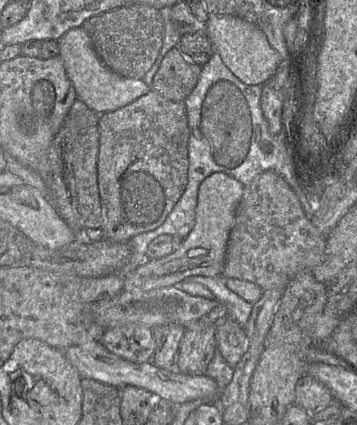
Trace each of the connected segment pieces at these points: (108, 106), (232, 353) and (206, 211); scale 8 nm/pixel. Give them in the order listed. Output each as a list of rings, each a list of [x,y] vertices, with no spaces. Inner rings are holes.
[[[83,27],[69,30],[59,40],[59,48],[66,74],[77,98],[98,114],[118,110],[151,90],[142,79],[122,77],[106,67],[94,50],[90,37]]]
[[[227,315],[216,326],[216,340],[226,362],[235,368],[248,347],[245,328]]]
[[[223,172],[206,177],[198,189],[194,227],[183,239],[179,249],[160,259],[149,260],[133,271],[124,272],[123,290],[149,291],[174,286],[191,276],[222,275],[230,231],[243,192],[243,184]]]

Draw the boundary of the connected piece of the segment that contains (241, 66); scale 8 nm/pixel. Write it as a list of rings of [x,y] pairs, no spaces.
[[[209,15],[206,35],[213,52],[219,53],[225,66],[244,84],[262,86],[281,64],[279,54],[269,44],[263,31],[243,18],[233,15]]]

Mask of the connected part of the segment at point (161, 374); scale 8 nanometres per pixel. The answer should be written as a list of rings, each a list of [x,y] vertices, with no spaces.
[[[101,341],[70,346],[62,352],[82,378],[90,378],[116,388],[127,385],[142,388],[166,402],[182,403],[197,399],[212,402],[218,399],[221,393],[215,380],[209,376],[187,375],[177,370],[165,370],[152,362],[134,363],[110,352]]]

